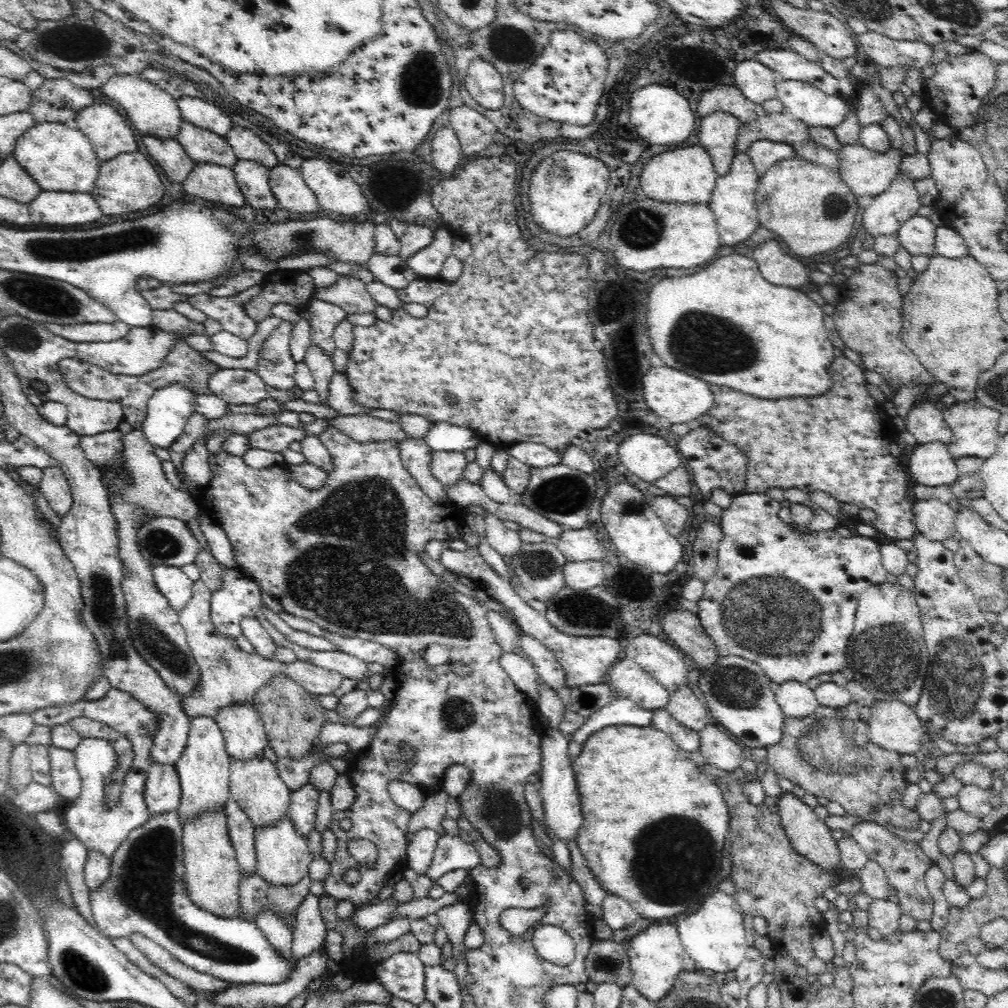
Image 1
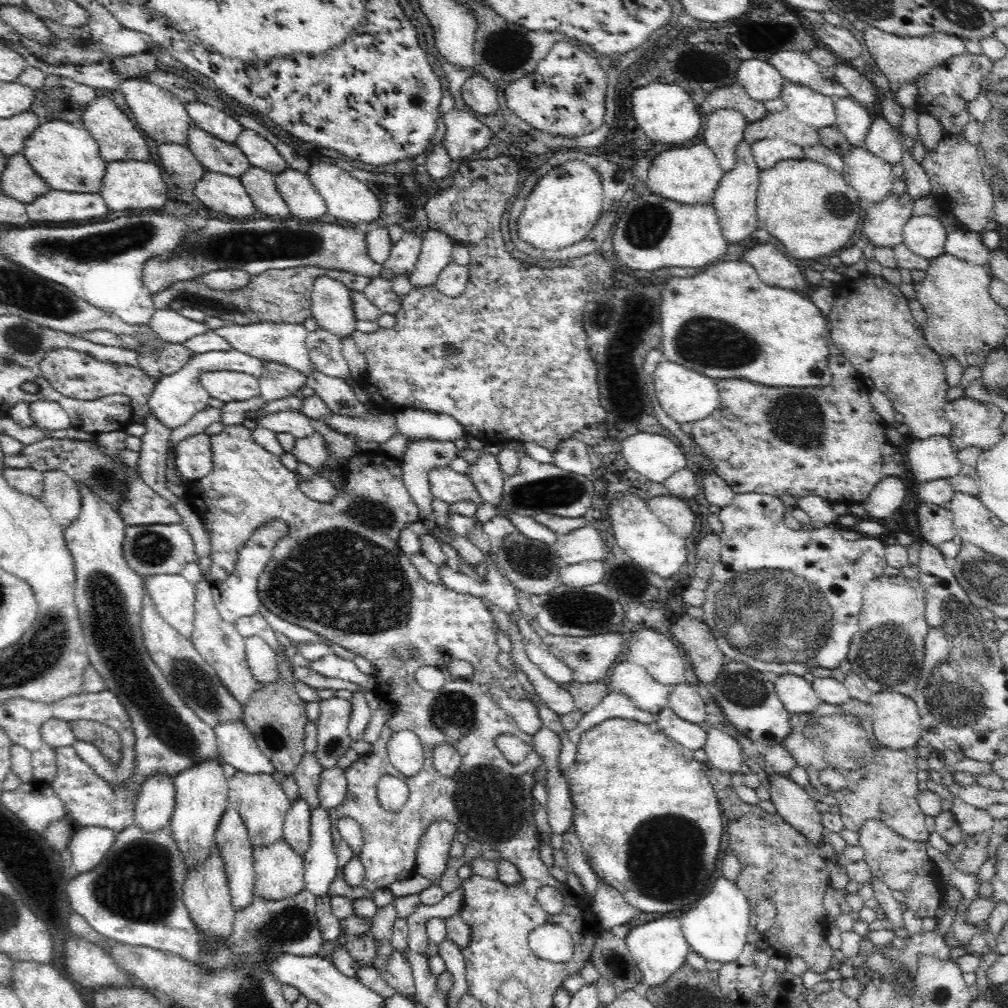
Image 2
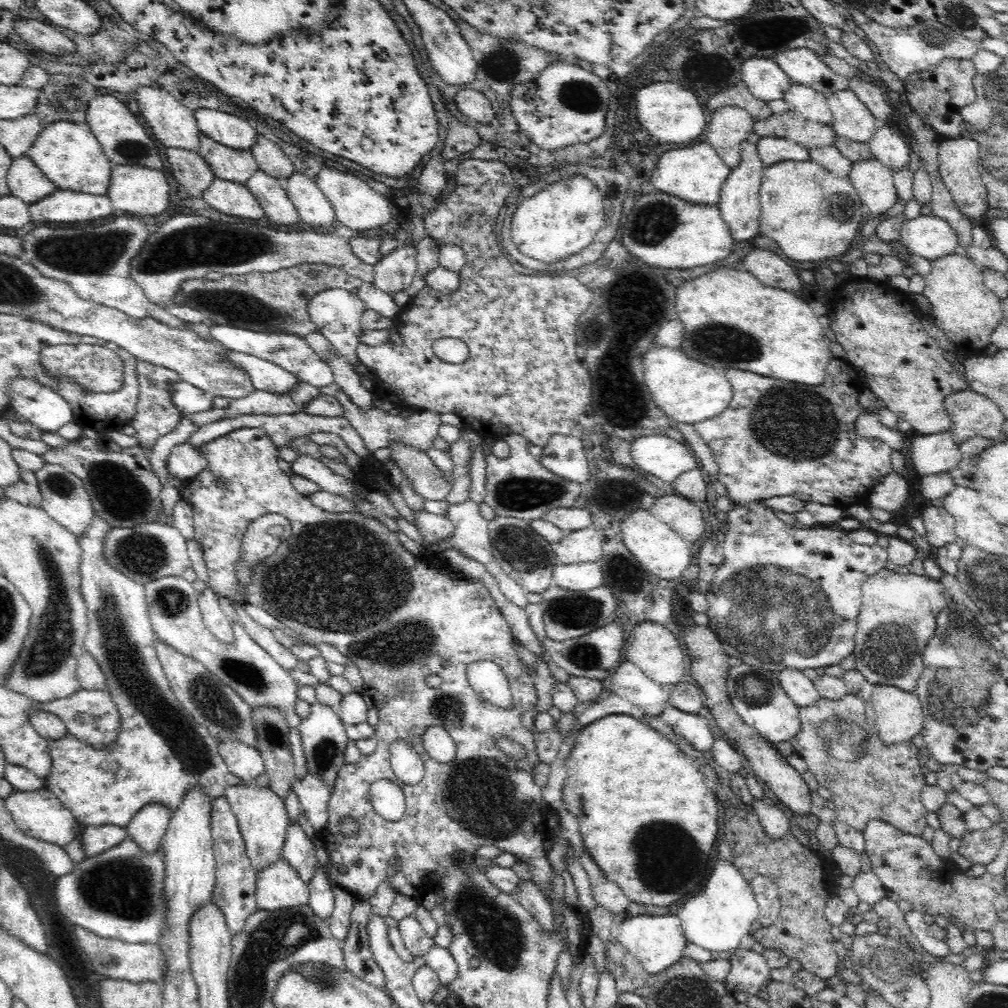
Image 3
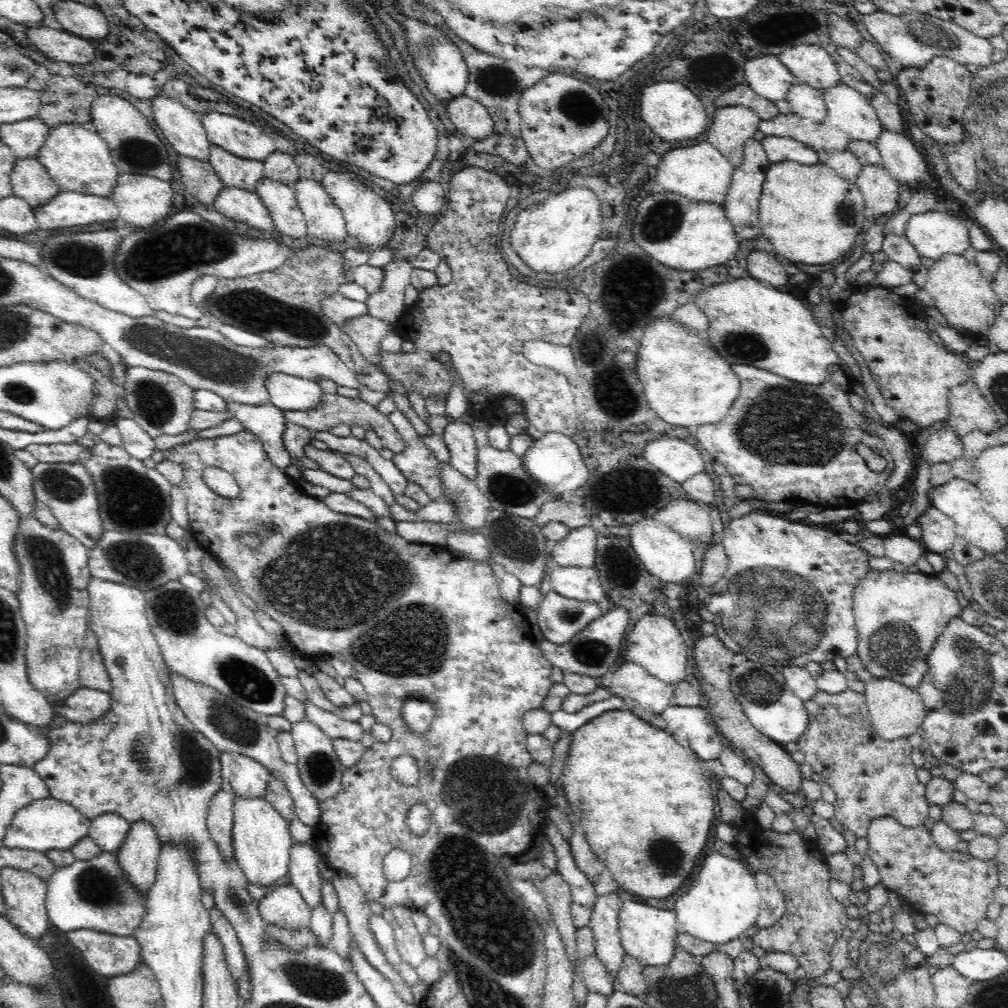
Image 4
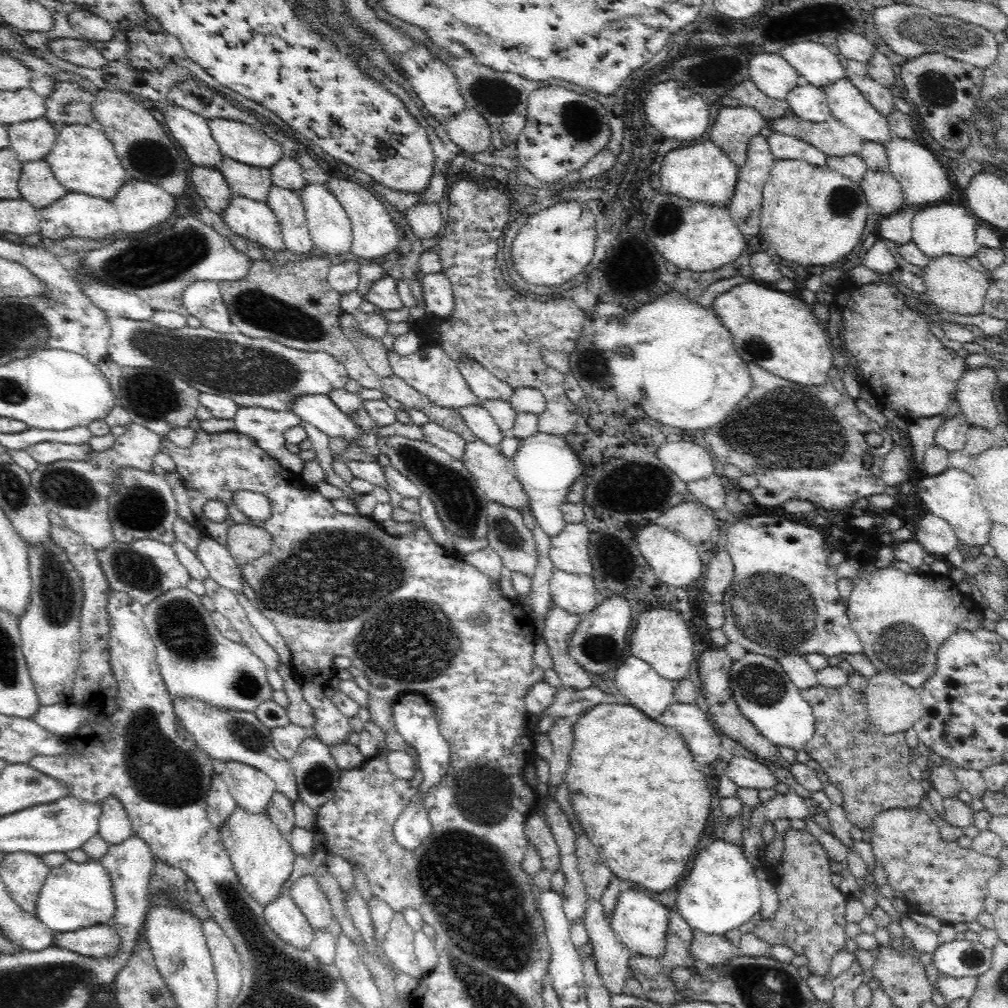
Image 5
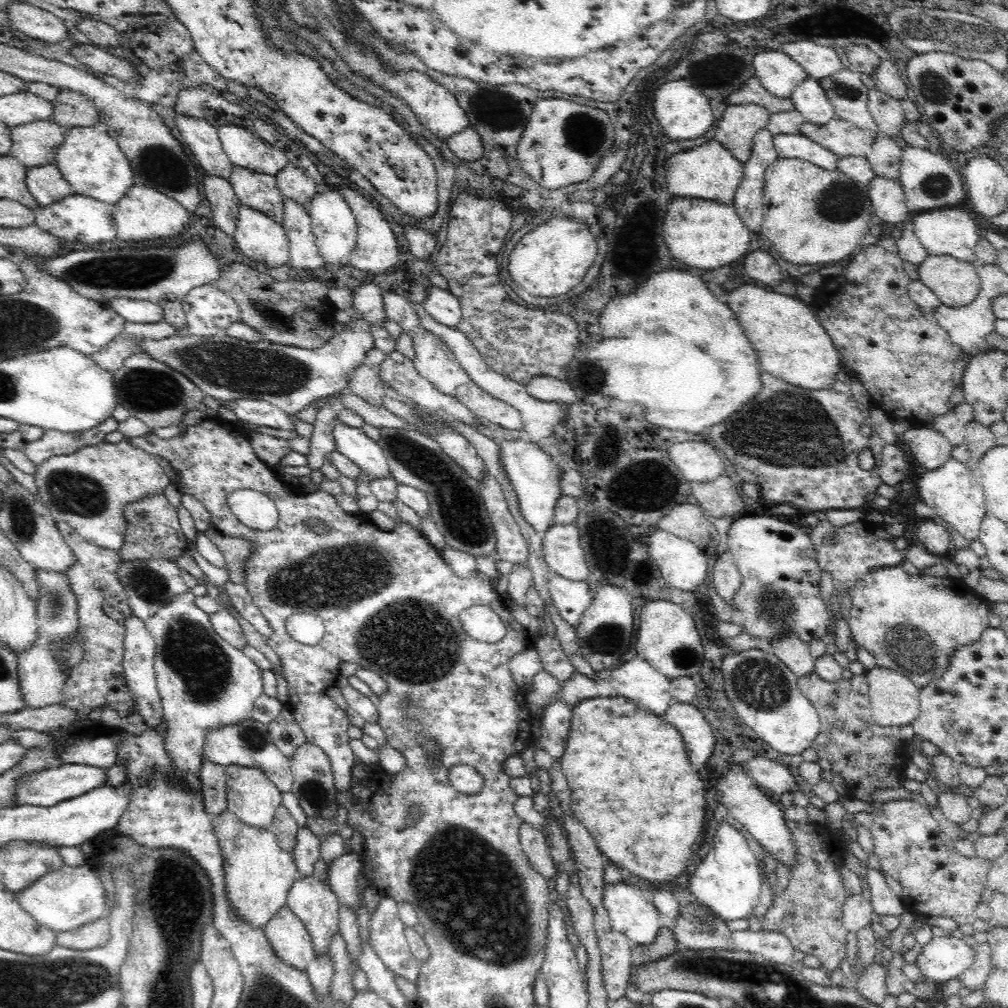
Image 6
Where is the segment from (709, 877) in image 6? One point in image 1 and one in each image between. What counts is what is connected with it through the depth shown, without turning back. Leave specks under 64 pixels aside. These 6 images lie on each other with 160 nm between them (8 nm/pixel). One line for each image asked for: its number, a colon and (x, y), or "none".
1: (714, 937)
2: (716, 928)
3: (716, 919)
4: (724, 901)
5: (722, 891)

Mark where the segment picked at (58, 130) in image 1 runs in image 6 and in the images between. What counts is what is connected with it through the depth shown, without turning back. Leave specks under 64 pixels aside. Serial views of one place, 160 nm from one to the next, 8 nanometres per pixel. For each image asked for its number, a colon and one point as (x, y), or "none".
2: (64, 154)
3: (69, 154)
4: (76, 157)
5: (83, 158)
6: (91, 161)

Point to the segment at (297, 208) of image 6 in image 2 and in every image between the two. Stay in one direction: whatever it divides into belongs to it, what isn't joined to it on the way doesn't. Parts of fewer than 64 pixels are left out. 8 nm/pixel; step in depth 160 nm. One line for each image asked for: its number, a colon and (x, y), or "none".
2: (260, 184)
3: (270, 192)
4: (279, 198)
5: (288, 208)

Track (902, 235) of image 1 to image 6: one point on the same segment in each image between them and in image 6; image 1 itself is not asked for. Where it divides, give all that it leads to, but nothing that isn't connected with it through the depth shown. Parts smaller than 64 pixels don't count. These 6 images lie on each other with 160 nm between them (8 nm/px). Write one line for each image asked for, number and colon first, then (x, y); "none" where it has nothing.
2: (924, 235)
3: (930, 237)
4: (933, 234)
5: (942, 230)
6: (951, 232)

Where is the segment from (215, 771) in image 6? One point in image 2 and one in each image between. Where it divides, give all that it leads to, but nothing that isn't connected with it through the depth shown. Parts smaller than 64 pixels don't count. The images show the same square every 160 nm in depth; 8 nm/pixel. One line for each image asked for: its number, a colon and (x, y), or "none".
2: (236, 852)
3: (235, 881)
4: (220, 813)
5: (220, 804)

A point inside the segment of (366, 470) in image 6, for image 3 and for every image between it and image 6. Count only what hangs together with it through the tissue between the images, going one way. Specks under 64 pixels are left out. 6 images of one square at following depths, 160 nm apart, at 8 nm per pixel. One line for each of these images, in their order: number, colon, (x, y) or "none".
3: (266, 376)
4: (287, 393)
5: (320, 411)

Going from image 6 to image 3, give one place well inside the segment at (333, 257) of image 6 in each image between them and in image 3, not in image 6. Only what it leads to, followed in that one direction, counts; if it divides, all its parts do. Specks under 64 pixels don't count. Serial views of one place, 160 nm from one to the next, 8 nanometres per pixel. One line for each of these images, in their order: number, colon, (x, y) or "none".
3: (314, 209)
4: (325, 222)
5: (330, 228)

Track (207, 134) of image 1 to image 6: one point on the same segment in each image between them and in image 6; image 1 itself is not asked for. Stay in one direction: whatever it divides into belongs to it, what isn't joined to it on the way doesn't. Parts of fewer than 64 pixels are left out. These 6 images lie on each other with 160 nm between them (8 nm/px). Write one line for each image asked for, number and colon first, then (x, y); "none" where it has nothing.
2: (217, 156)
3: (238, 166)
4: (244, 174)
5: (254, 183)
6: (260, 192)

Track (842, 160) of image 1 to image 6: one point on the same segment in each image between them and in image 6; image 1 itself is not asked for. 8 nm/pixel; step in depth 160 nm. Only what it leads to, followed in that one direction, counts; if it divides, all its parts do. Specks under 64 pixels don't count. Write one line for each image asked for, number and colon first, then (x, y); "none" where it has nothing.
2: (870, 176)
3: (873, 182)
4: (881, 191)
5: (884, 195)
6: (888, 199)

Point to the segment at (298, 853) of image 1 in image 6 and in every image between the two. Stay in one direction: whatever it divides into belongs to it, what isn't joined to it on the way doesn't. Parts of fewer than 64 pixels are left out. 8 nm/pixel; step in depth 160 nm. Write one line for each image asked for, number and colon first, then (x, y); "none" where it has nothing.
2: (279, 873)
3: (278, 886)
4: (284, 907)
5: (284, 918)
6: (287, 935)

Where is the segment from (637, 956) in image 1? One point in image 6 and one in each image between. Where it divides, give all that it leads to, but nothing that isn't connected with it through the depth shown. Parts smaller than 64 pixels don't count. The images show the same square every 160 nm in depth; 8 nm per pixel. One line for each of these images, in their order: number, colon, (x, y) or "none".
2: (659, 947)
3: (657, 941)
4: (647, 933)
5: (641, 923)
6: (632, 912)

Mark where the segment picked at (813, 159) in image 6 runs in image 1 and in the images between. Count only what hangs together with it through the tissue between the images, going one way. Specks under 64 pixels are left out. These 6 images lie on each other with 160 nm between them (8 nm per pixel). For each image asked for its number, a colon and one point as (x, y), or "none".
1: (764, 153)
2: (767, 152)
3: (772, 150)
4: (778, 148)
5: (783, 146)

